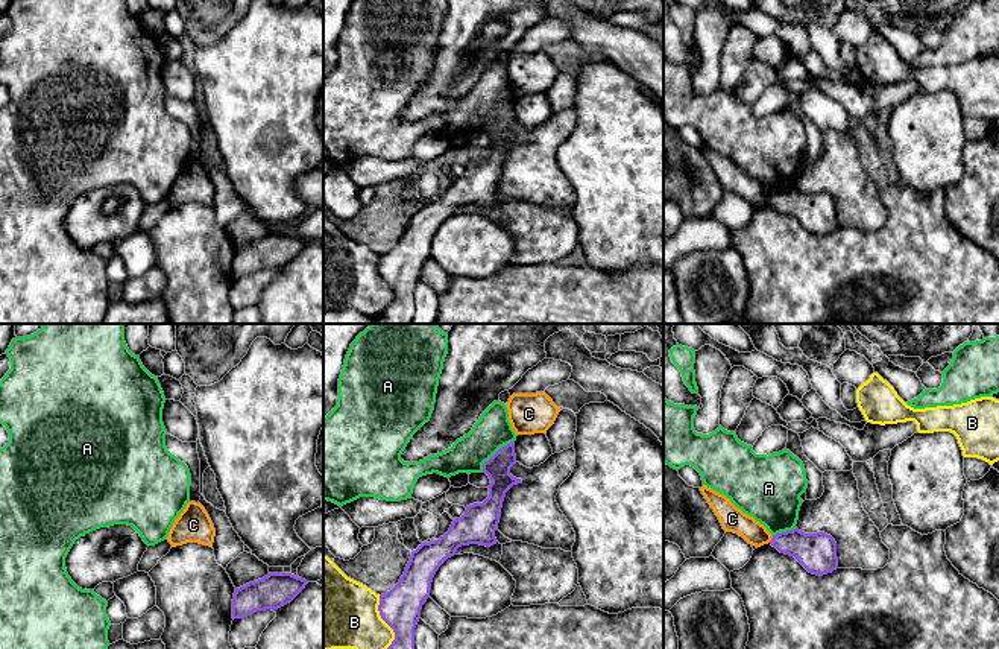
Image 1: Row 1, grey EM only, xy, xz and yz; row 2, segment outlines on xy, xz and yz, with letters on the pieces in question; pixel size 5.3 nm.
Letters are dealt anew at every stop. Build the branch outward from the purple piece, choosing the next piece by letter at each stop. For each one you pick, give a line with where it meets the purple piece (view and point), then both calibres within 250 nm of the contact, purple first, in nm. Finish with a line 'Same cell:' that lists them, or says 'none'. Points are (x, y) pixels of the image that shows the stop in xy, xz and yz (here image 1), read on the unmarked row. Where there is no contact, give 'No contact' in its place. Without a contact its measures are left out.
Same cell: none

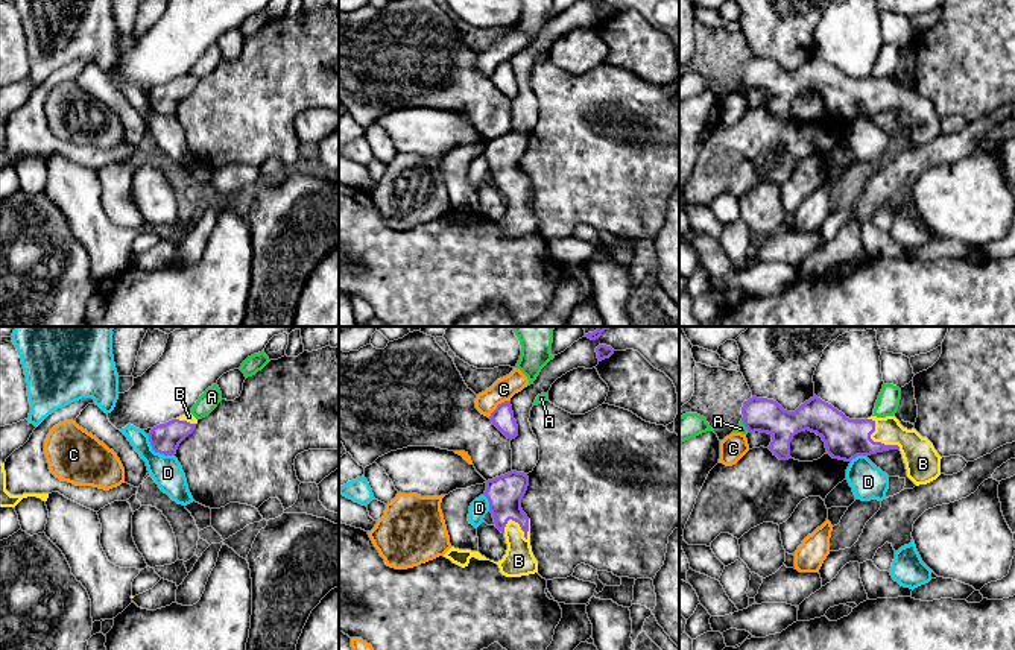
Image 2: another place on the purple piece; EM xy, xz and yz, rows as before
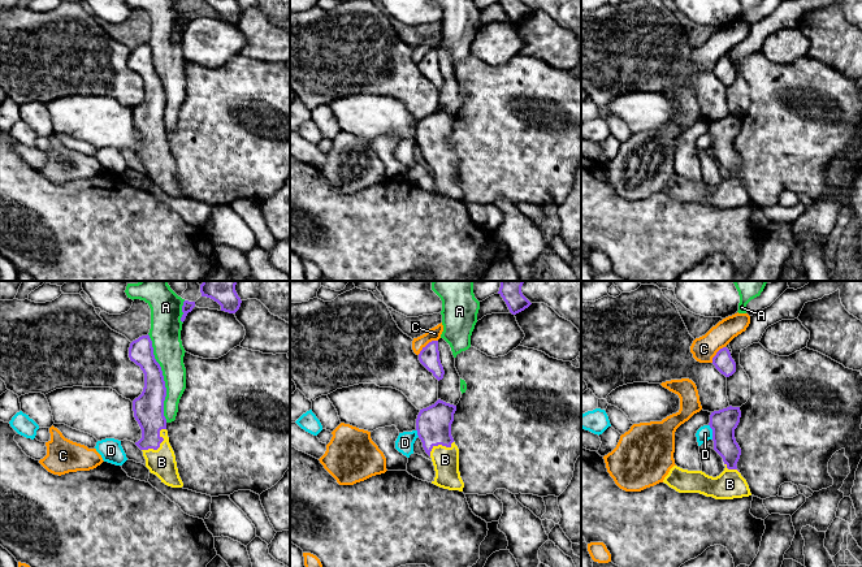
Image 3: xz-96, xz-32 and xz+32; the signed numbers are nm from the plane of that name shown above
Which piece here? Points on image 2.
B: Touches purple at xz (518, 183). Thickness 190 nm (purple) against 160 nm
Same cell: B

